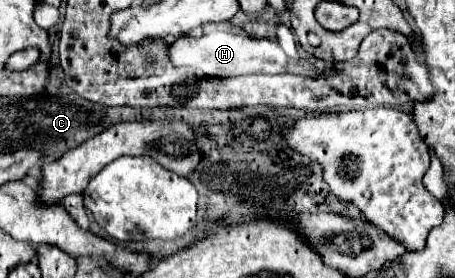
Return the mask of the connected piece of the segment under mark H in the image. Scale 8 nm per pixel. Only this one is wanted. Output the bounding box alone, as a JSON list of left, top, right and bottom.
[169,31,287,77]

